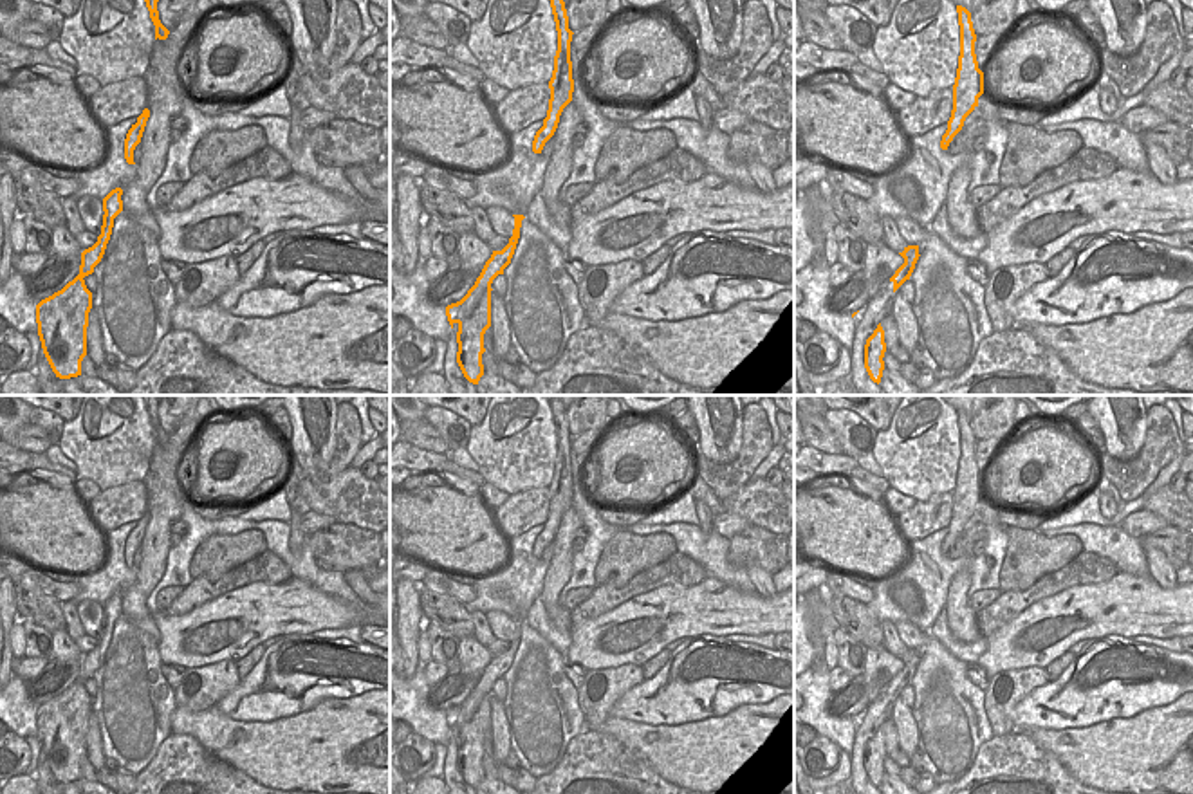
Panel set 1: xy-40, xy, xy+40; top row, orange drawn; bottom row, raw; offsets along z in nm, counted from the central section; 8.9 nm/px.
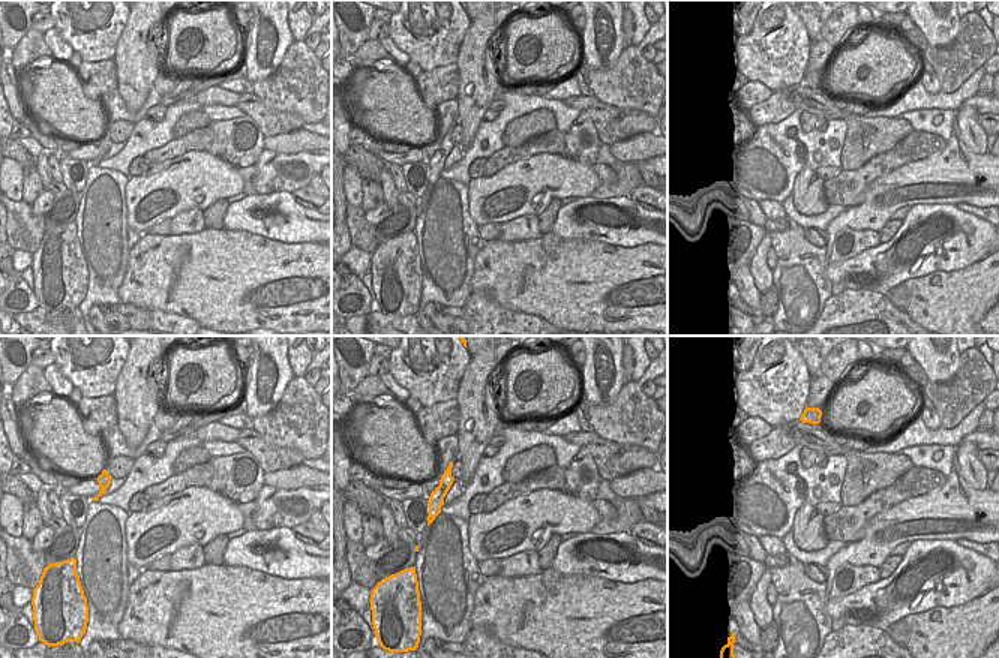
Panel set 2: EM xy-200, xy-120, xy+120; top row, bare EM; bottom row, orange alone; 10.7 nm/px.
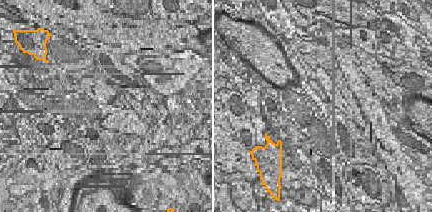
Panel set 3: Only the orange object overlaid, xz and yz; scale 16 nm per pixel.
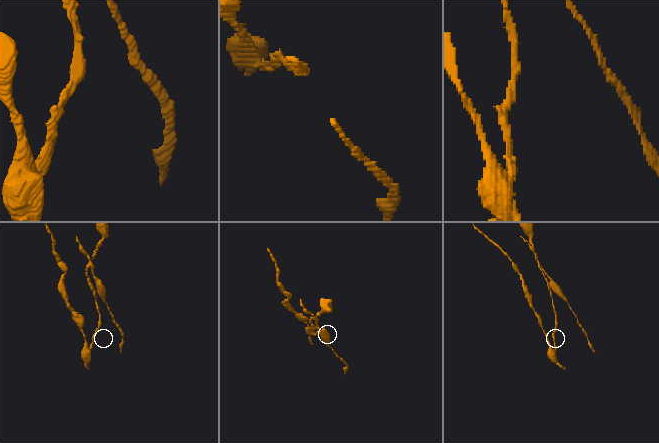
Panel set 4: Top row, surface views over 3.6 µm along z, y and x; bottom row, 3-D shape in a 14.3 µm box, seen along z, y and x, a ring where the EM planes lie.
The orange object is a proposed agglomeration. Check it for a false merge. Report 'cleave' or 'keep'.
cleave

